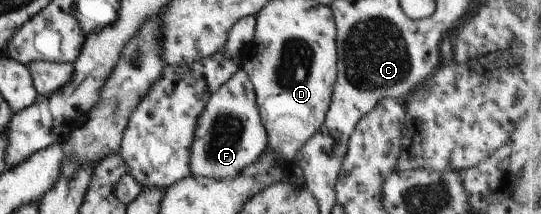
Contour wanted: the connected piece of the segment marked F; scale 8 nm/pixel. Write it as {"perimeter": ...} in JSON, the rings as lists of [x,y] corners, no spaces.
{"perimeter":[[[240,67],[205,104],[197,118],[191,144],[189,167],[196,179],[232,180],[256,164],[267,149],[267,132],[262,124],[248,71]]]}

